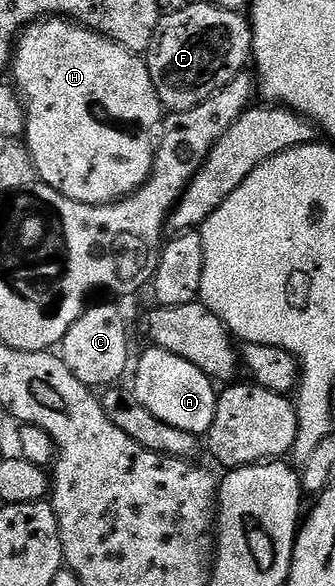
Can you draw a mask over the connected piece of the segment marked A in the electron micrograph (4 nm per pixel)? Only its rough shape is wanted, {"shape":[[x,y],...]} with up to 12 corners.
{"shape":[[150,346],[131,390],[159,421],[208,436],[214,380]]}

